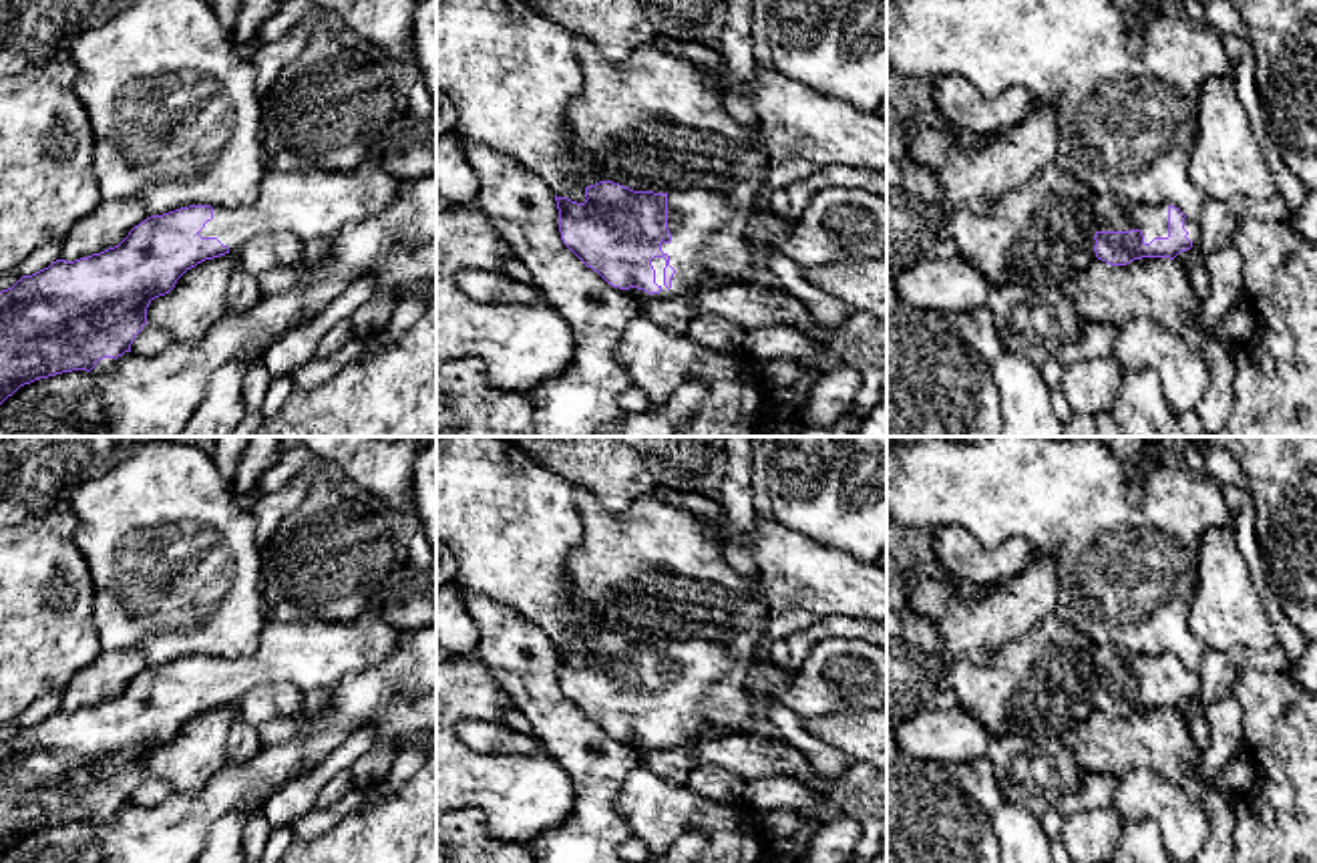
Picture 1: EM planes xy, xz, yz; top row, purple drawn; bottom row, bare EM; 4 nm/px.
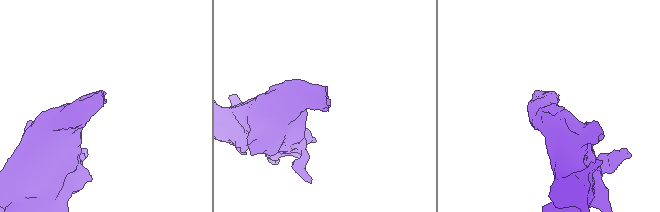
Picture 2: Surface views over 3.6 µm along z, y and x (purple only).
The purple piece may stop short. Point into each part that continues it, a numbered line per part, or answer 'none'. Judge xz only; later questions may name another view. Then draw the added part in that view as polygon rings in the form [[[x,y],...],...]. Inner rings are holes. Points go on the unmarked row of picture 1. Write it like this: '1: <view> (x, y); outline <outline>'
1: xz (694, 666); outline [[[702,640],[668,642],[668,680],[672,692],[662,692],[662,702],[670,710],[651,710],[655,734],[662,738],[651,748],[668,750],[702,740],[708,724],[702,706],[730,664],[732,656],[724,644]]]

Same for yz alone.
1: yz (1110, 664); outline [[[1112,644],[1098,646],[1094,656],[1094,686],[1098,682],[1130,682],[1140,680],[1144,694],[1154,688],[1168,688],[1168,656],[1126,654]]]

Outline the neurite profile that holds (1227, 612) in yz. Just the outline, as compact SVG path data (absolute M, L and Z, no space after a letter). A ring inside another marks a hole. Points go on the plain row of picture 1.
M1235 529L1202 533L1186 622L1206 650L1269 650L1277 644Z

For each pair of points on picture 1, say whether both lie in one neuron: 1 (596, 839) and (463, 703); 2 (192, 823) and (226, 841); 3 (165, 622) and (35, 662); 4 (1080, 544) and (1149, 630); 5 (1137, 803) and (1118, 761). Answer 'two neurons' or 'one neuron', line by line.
1: two neurons
2: two neurons
3: two neurons
4: one neuron
5: two neurons

